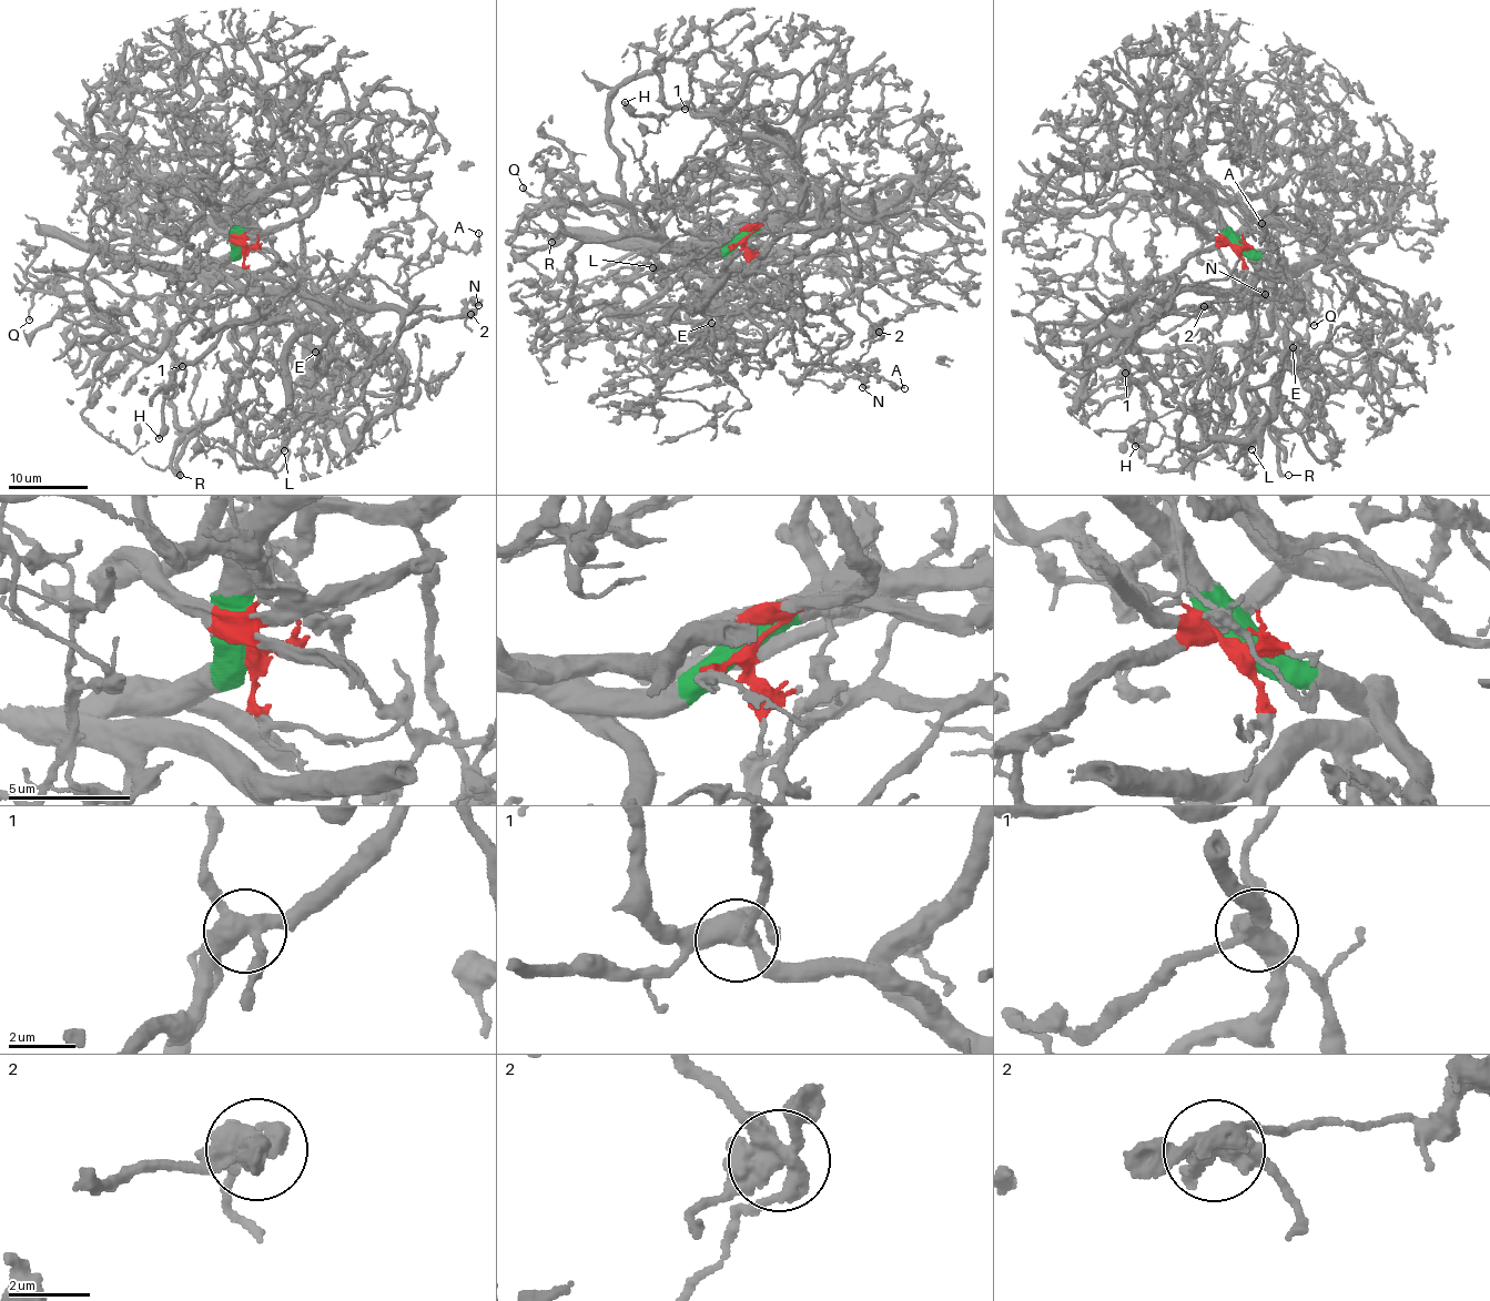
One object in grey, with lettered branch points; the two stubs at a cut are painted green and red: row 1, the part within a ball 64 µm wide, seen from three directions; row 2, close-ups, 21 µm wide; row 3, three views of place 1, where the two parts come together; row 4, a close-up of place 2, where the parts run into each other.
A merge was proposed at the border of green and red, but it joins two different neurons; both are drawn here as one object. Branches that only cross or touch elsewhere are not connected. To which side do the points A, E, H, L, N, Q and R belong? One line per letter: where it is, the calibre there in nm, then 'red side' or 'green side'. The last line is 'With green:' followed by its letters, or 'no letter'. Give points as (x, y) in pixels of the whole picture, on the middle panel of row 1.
A: at (904, 388); 130 nm thick; red side
E: at (711, 323); 320 nm thick; green side
H: at (625, 102); 400 nm thick; green side
L: at (652, 267); 440 nm thick; red side
N: at (862, 387); 550 nm thick; red side
Q: at (523, 187); 220 nm thick; red side
R: at (551, 242); 240 nm thick; green side
With green: E, H, R

